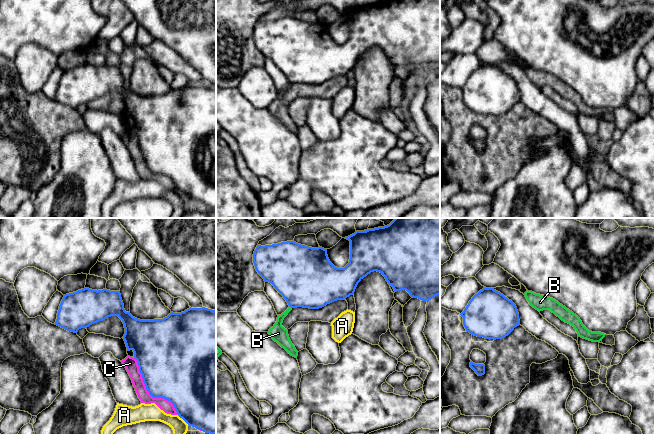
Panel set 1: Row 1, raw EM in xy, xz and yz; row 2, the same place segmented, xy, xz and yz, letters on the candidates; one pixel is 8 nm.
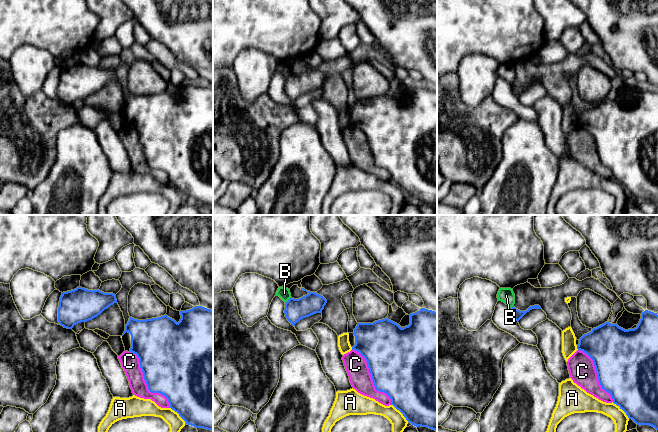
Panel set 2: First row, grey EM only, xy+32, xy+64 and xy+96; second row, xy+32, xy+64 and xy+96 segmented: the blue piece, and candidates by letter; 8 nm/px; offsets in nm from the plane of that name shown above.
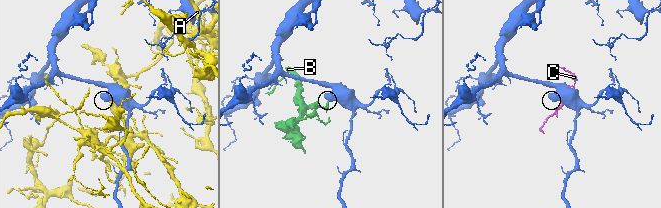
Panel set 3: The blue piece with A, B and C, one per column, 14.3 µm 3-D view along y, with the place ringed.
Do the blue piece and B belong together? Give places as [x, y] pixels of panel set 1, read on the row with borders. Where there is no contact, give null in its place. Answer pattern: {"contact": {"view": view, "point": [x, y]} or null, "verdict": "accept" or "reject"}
{"contact": {"view": "xz", "point": [290, 306]}, "verdict": "reject"}

